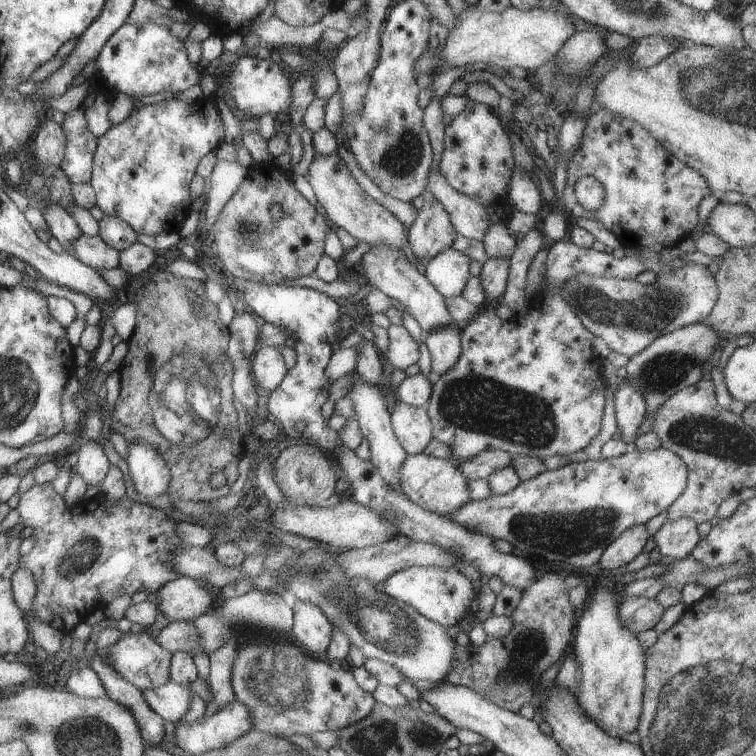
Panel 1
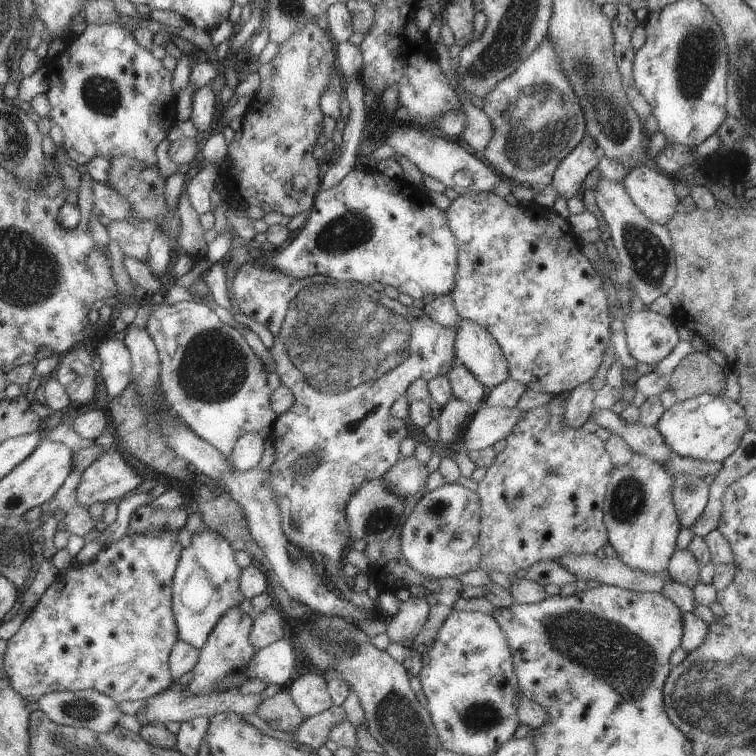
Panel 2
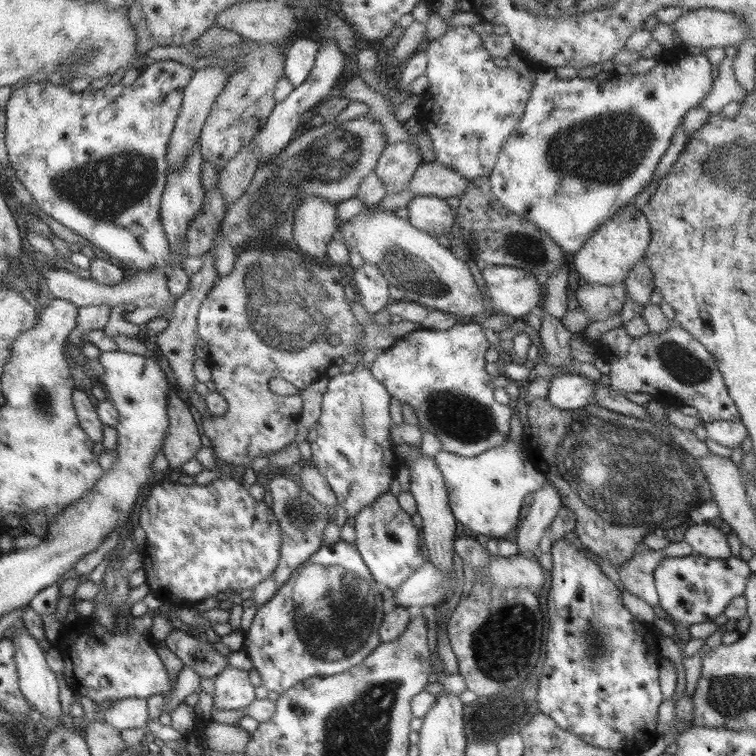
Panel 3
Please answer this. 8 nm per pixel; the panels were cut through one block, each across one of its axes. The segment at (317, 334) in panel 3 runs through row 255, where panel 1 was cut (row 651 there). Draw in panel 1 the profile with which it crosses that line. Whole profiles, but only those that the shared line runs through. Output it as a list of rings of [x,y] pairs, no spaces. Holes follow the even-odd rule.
[[[248,639],[240,645],[235,660],[233,660],[230,678],[232,689],[236,699],[245,708],[249,708],[253,729],[283,738],[293,734],[308,735],[311,732],[323,732],[324,730],[337,732],[371,713],[376,702],[371,693],[357,686],[350,667],[346,668],[344,665],[336,667],[325,658],[317,659],[306,654],[295,643],[279,641],[277,639],[263,643],[258,639],[254,641]]]

